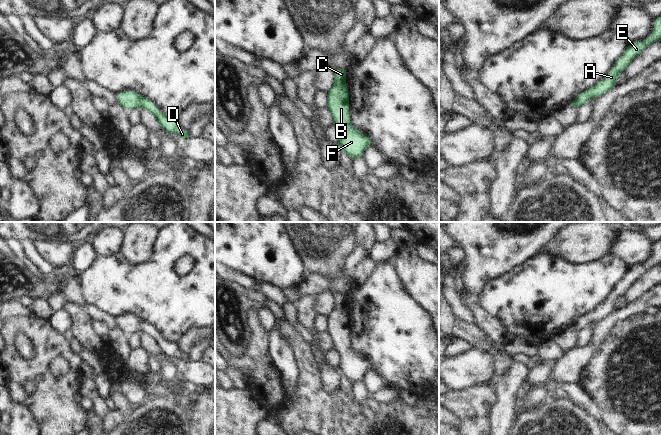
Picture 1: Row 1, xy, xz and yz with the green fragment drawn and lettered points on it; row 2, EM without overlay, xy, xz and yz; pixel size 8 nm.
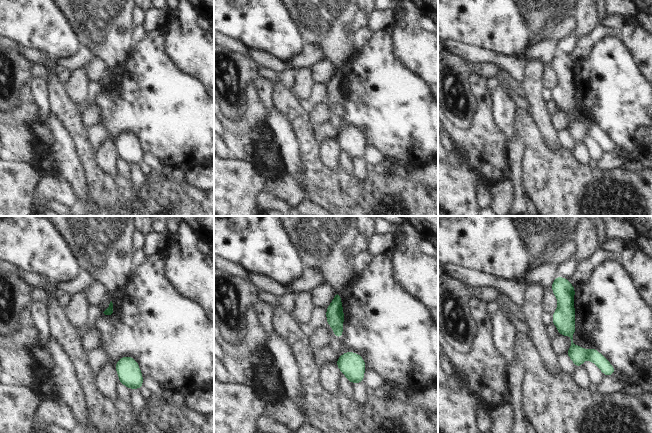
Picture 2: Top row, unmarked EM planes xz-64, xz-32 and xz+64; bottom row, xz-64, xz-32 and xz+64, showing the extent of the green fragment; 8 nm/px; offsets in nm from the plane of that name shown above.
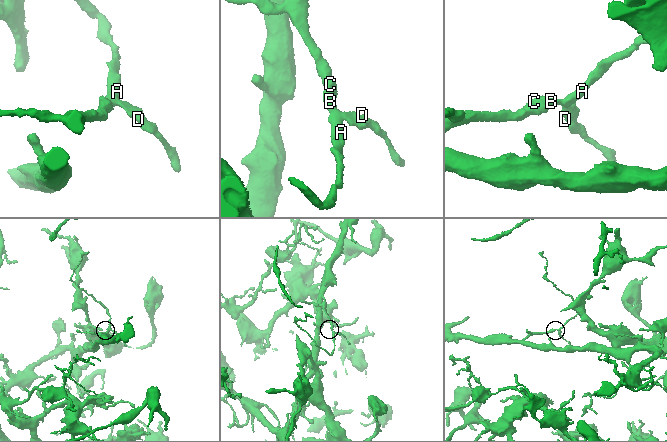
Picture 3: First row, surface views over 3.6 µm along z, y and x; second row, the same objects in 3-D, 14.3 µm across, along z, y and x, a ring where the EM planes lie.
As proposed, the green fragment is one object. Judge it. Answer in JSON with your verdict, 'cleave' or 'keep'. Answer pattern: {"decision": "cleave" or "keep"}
{"decision": "keep"}

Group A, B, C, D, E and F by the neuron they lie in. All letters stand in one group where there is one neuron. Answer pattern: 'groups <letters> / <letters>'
groups A B C D E F

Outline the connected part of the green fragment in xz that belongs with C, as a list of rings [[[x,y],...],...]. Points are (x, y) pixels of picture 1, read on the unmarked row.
[[[349,292],[332,293],[335,307],[327,316],[327,333],[333,340],[333,347],[341,356],[337,369],[341,376],[345,376],[352,384],[363,383],[364,374],[372,371],[374,366],[350,348],[349,315],[346,307]]]

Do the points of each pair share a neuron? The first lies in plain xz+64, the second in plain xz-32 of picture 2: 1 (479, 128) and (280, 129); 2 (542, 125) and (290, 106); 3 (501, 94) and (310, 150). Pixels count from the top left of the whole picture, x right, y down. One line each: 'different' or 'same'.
1: different
2: different
3: different

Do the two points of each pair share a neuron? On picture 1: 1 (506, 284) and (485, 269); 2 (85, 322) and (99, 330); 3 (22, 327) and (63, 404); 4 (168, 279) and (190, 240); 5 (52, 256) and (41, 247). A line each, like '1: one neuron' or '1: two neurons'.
1: two neurons
2: two neurons
3: one neuron
4: one neuron
5: one neuron

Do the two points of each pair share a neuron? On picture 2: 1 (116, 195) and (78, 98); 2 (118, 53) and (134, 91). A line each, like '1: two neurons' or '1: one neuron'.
1: two neurons
2: two neurons

